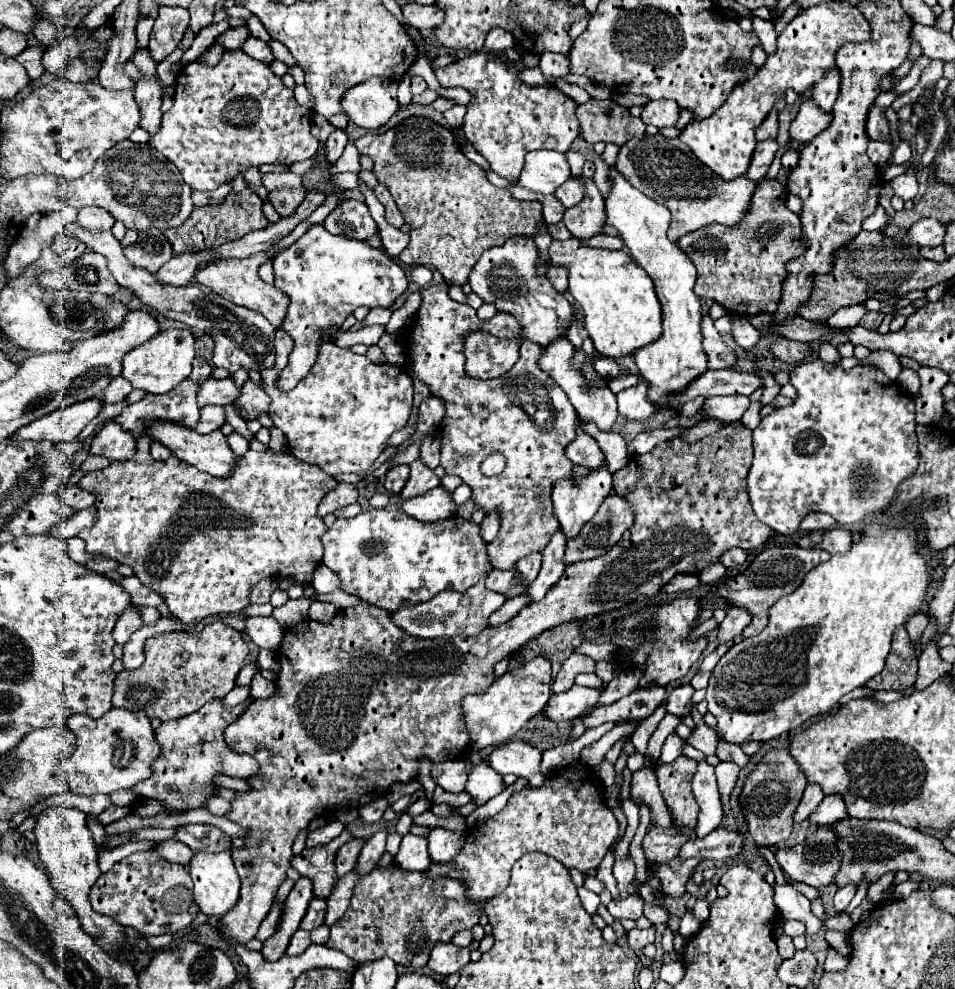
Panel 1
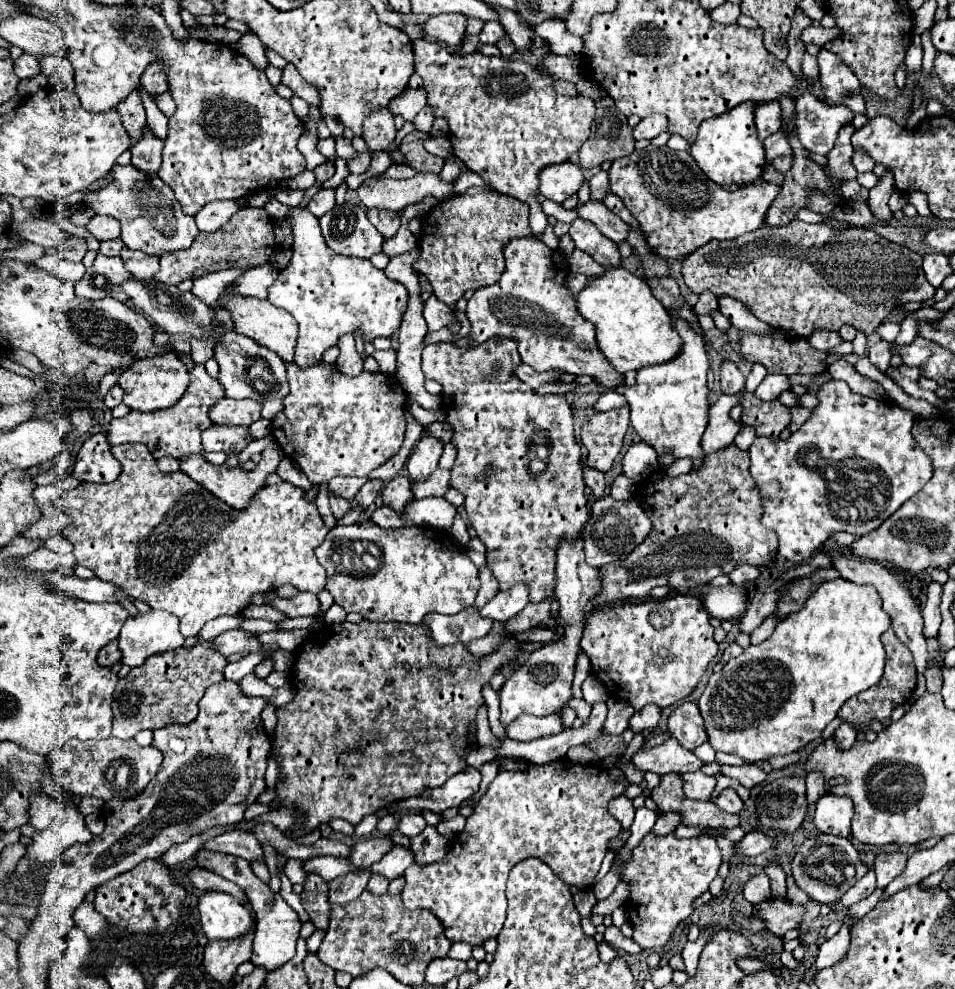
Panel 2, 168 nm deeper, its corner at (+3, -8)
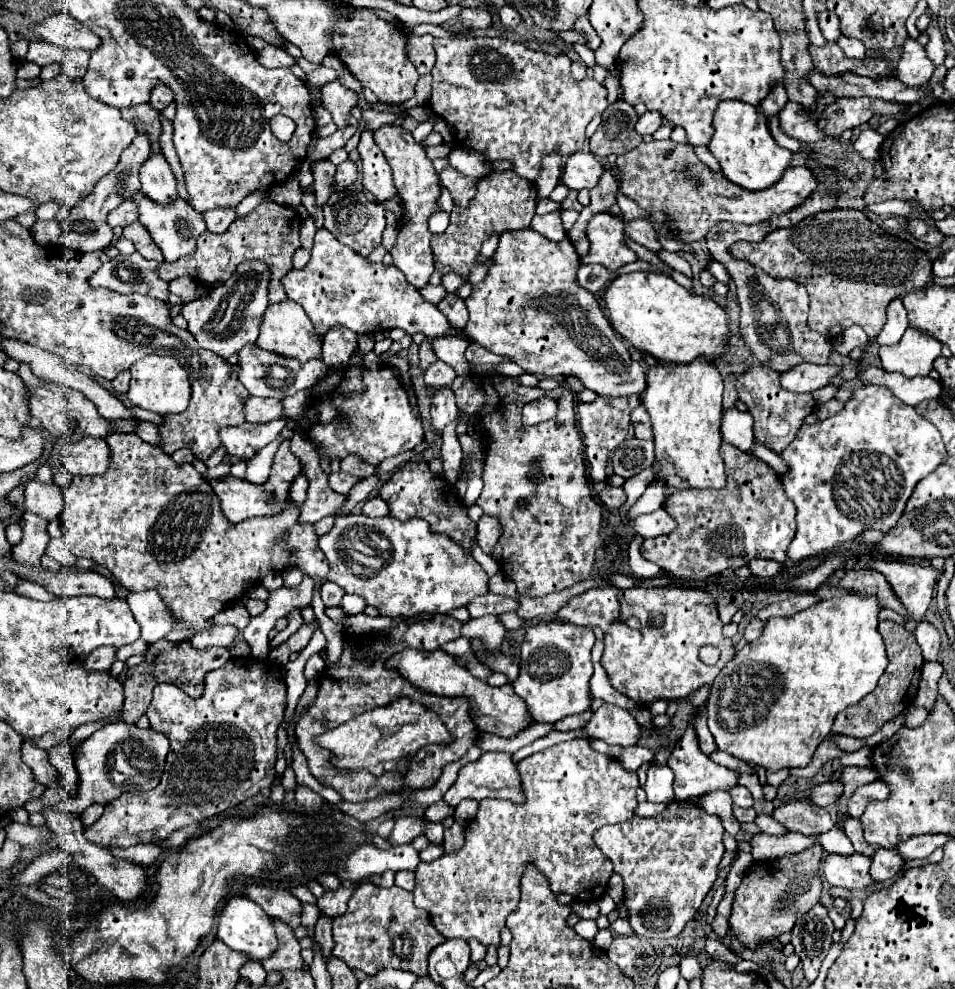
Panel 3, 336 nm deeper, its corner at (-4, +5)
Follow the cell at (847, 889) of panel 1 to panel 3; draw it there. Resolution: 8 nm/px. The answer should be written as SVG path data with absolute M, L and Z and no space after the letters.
M879 848L871 856L871 878L875 882L889 880L889 878L897 876L903 866L905 866L905 858L897 850L895 852L883 852L883 848Z

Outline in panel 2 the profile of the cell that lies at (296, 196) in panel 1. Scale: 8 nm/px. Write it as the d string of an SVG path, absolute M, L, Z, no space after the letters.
M292 207L286 213L286 223L294 233L292 259L268 291L268 301L286 309L296 319L300 333L296 339L294 363L302 369L320 363L322 353L336 345L340 335L362 329L364 341L374 337L390 337L398 331L408 291L398 281L390 281L382 269L376 269L368 259L344 257L334 253L320 231L318 219L304 207Z

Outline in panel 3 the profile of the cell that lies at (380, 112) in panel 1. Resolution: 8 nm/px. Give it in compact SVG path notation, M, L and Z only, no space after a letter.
M381 126L377 132L373 132L373 136L375 136L375 144L381 148L385 160L389 162L389 166L393 170L393 182L395 182L397 194L405 204L399 236L391 250L391 256L393 256L395 266L405 274L405 278L415 288L423 288L423 284L429 282L429 276L435 270L435 260L433 260L433 252L429 246L431 232L427 228L427 222L429 222L431 214L441 210L437 204L437 200L441 196L439 176L433 168L433 162L427 158L425 148L413 140L411 132L403 130L401 126Z

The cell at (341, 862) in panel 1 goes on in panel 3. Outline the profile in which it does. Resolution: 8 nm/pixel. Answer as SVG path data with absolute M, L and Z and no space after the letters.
M405 816L395 820L395 828L393 828L393 834L389 836L389 842L393 846L411 844L417 836L423 836L423 834L425 834L425 818Z

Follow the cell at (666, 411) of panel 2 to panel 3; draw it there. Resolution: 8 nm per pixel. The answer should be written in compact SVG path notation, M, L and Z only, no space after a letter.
M705 360L685 366L659 364L647 372L647 390L641 398L651 416L655 434L653 476L665 484L665 498L685 488L723 488L727 474L719 454L721 438L721 394L723 380L717 368Z

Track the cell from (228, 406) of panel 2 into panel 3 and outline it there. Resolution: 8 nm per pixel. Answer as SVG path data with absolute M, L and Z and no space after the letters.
M249 398L245 404L245 418L253 424L267 424L285 418L283 402L275 398Z

